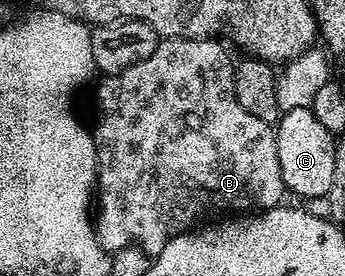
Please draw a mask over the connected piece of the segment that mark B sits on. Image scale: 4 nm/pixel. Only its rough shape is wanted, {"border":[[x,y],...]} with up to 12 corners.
{"border":[[161,39],[100,78],[95,228],[156,255],[286,200],[235,61]]}

